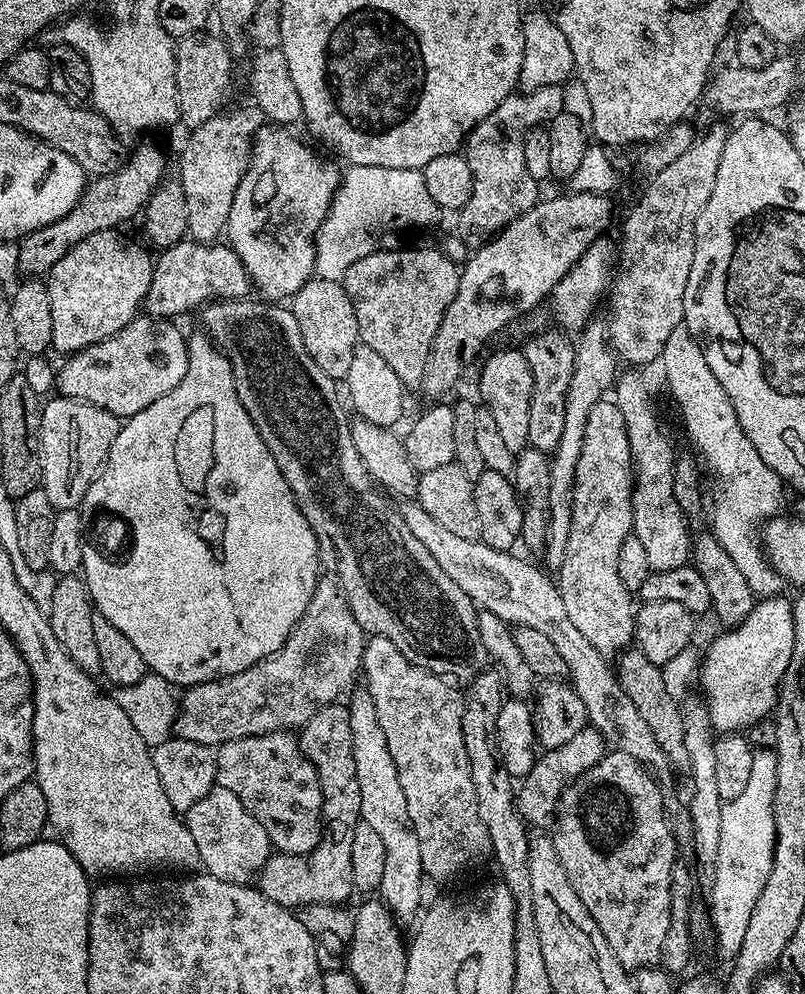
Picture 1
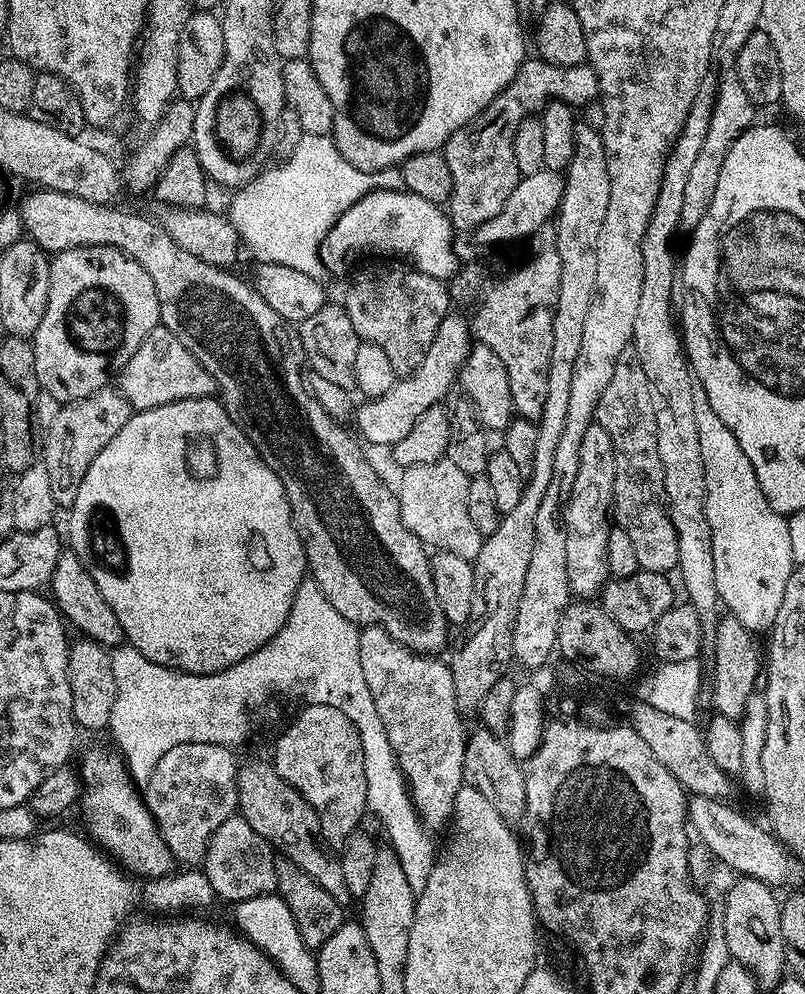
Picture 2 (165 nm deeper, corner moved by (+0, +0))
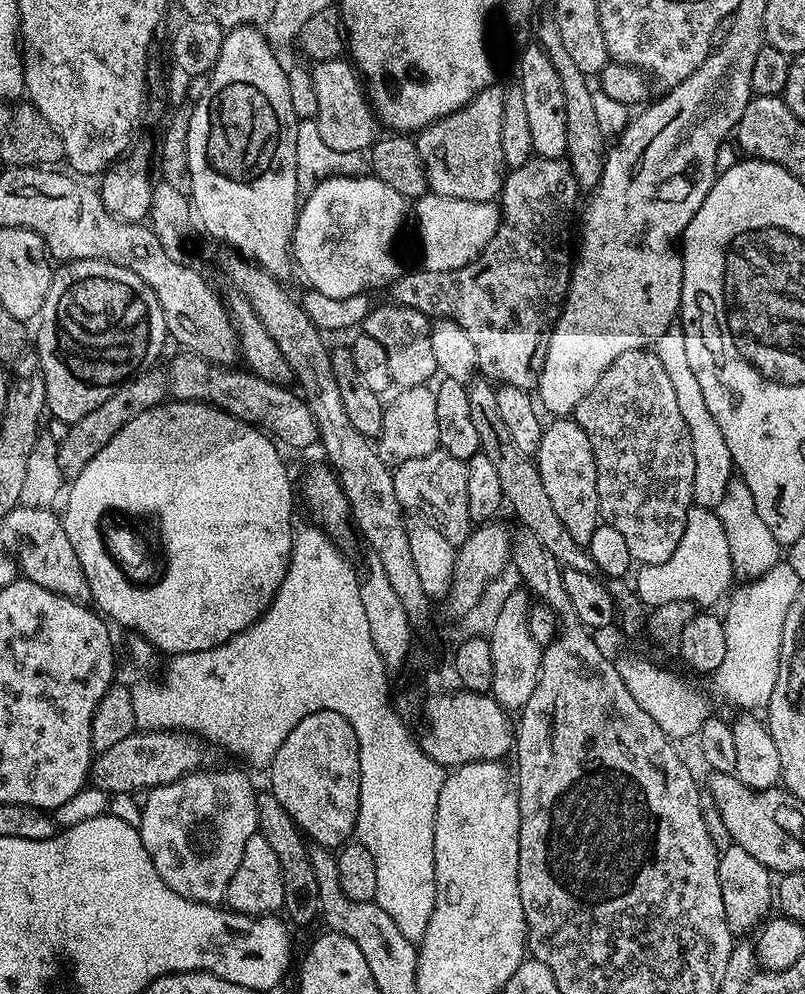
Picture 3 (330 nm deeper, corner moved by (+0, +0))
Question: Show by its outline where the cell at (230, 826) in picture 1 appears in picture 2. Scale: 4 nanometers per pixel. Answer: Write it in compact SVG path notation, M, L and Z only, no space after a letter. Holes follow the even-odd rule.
M237 814L226 818L226 822L214 830L202 861L202 871L221 901L239 902L276 892L276 862L272 845L252 829L244 816Z

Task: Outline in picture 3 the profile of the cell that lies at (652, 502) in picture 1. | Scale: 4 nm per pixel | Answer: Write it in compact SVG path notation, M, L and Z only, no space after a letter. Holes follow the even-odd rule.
M626 350L626 354L614 358L602 378L598 378L594 390L578 402L574 418L578 426L586 430L594 450L601 521L622 533L637 565L666 562L666 558L678 550L688 511L694 506L694 446L690 446L690 430L686 430L686 421L678 410L674 386L655 351Z

